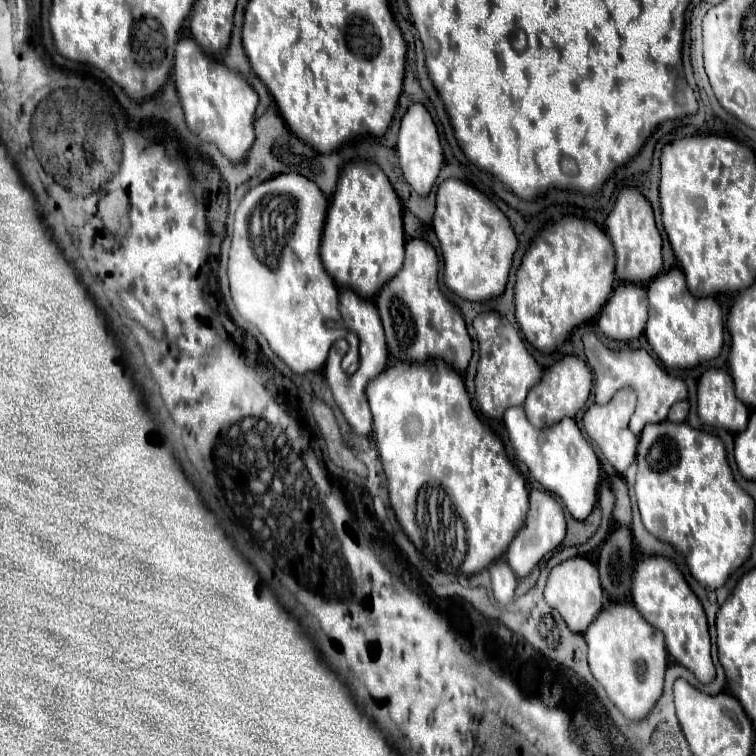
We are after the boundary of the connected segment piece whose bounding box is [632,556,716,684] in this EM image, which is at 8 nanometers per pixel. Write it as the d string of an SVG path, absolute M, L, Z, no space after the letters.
M660 556L644 558L636 566L632 578L632 602L636 610L644 616L644 620L648 620L648 624L664 634L666 650L674 662L688 668L702 684L710 684L716 678L710 656L710 634L704 608L674 562Z

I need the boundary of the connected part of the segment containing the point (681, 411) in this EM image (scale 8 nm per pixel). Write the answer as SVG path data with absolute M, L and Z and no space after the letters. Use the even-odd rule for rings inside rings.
M680 402L680 404L674 404L672 406L672 412L668 412L668 420L670 422L684 422L688 416L688 402Z

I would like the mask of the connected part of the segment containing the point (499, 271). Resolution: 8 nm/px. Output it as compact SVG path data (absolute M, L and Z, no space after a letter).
M454 178L442 182L432 228L440 240L444 260L442 278L454 294L470 302L484 302L504 292L518 240L508 218L490 198L466 182Z

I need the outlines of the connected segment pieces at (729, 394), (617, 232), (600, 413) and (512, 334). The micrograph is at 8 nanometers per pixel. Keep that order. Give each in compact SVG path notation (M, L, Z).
M710 368L698 382L698 418L706 426L742 432L748 424L748 408L736 398L726 370Z
M626 188L618 194L614 210L608 214L604 230L616 250L616 276L630 284L648 284L662 270L662 238L654 224L650 204L634 188Z
M616 396L612 402L608 402L606 406L600 404L592 404L586 412L584 412L584 430L590 436L590 440L600 448L600 452L604 454L604 458L614 466L614 470L618 474L624 474L624 470L636 460L636 436L632 434L632 430L628 428L630 416L634 412L634 400L630 398L622 398Z
M482 312L474 318L474 328L478 332L480 362L476 372L476 400L484 416L502 420L502 414L510 406L522 406L532 384L540 380L542 368L528 354L520 334L504 322L496 312Z

